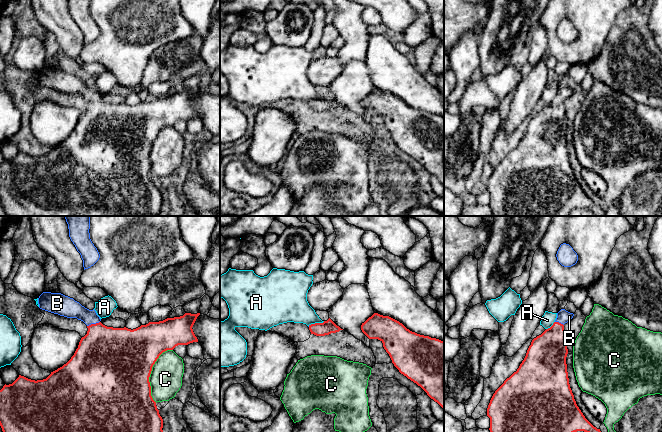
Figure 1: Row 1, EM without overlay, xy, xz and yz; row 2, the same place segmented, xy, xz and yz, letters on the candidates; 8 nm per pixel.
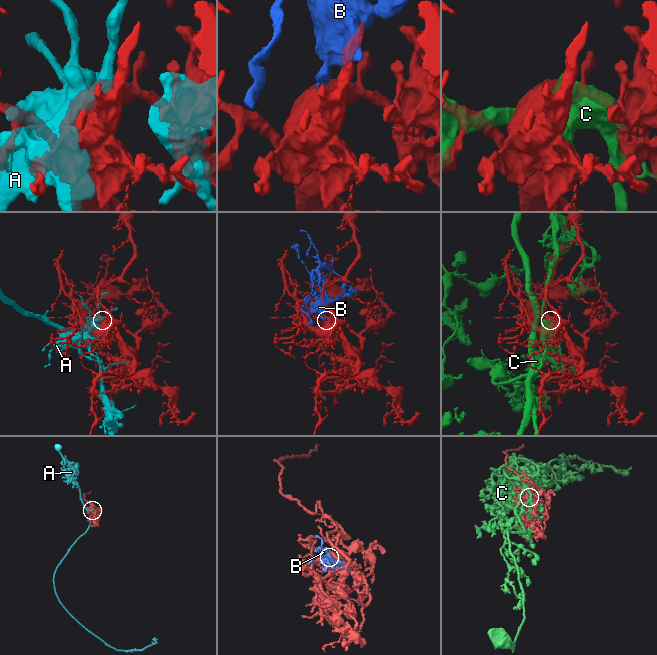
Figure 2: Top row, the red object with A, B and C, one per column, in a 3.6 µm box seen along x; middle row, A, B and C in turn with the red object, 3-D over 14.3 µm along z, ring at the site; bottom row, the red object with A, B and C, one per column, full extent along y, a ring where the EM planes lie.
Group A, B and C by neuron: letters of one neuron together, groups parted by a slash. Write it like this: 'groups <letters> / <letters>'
groups A / B / C

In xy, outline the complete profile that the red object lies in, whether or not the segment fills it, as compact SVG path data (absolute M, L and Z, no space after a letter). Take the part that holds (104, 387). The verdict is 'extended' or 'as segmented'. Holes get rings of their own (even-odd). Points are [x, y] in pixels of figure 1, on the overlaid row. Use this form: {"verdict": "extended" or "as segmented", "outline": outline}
{"verdict": "extended", "outline": "M43 292L39 308L67 318L77 318L88 328L71 359L43 380L19 377L0 390L0 426L3 432L163 432L163 419L151 396L149 377L159 356L178 345L198 342L193 325L200 315L183 316L149 322L136 329L113 328L103 325L96 311L89 310L73 298L61 293Z"}

